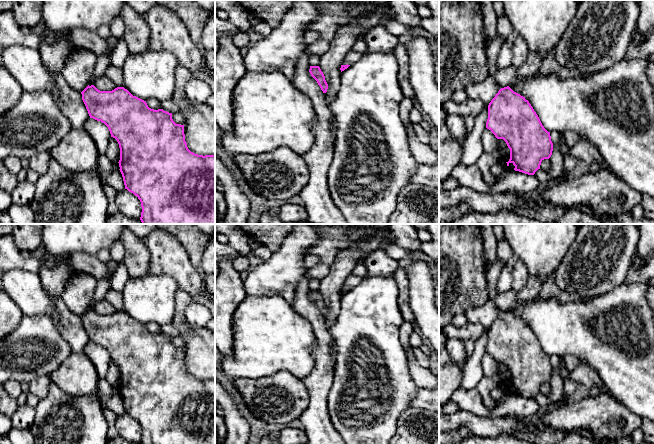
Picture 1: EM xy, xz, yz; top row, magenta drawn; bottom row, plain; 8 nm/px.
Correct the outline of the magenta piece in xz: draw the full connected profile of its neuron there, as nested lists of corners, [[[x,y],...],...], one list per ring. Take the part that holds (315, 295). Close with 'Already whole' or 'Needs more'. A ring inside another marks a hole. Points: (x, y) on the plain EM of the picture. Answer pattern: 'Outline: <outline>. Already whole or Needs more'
Outline: [[[310,290],[309,296],[311,300],[317,305],[323,317],[327,316],[328,308],[325,304],[325,300],[319,290]]]. Already whole

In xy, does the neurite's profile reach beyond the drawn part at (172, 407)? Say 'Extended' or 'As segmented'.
As segmented

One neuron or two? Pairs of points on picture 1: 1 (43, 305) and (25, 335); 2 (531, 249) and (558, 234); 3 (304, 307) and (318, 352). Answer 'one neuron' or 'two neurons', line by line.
1: two neurons
2: one neuron
3: one neuron

